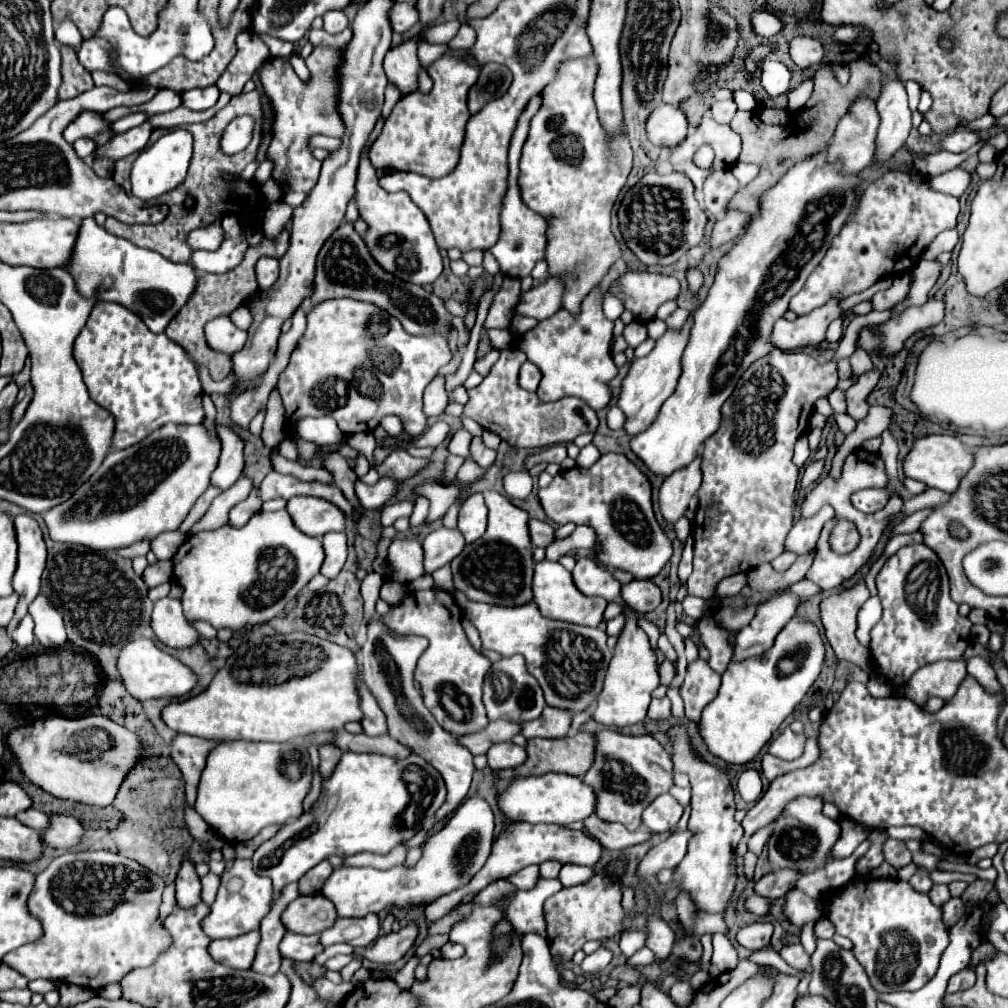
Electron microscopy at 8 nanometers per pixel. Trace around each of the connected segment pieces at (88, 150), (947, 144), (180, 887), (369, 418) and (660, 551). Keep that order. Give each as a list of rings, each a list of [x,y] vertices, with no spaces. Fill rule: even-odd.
[[[77,139],[77,141],[73,143],[73,149],[77,151],[77,155],[79,155],[81,159],[85,159],[85,157],[89,157],[89,155],[95,151],[95,141],[93,141],[93,139]]]
[[[957,131],[957,135],[947,135],[941,139],[939,147],[943,151],[951,151],[951,153],[963,153],[967,151],[971,145],[975,145],[979,141],[977,133],[971,131]]]
[[[183,859],[175,879],[175,889],[177,889],[177,905],[183,909],[193,907],[201,901],[199,899],[201,881],[199,881],[199,875],[195,873],[195,863],[191,859]]]
[[[327,299],[307,311],[307,329],[275,385],[283,401],[287,429],[303,461],[321,457],[317,443],[305,443],[295,433],[297,421],[305,417],[331,415],[345,435],[369,431],[371,423],[375,429],[385,415],[397,415],[403,431],[413,437],[427,427],[421,397],[437,371],[451,359],[447,341],[443,337],[413,337],[385,311],[383,329],[373,331],[373,337],[367,331],[371,315],[379,315],[379,307],[355,299]],[[341,385],[345,389],[345,403],[341,403]]]
[[[605,453],[589,469],[559,471],[547,489],[539,489],[545,513],[555,523],[591,525],[597,531],[595,553],[605,567],[623,569],[639,579],[655,577],[673,555],[673,543],[661,531],[651,503],[651,483],[621,453]],[[603,533],[603,541],[599,541]]]

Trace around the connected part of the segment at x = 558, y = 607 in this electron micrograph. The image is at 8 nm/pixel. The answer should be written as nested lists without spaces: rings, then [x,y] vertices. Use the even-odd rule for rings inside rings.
[[[541,561],[535,565],[533,597],[535,597],[535,603],[537,603],[543,617],[569,621],[569,623],[577,623],[577,625],[587,625],[587,627],[597,627],[603,621],[603,611],[607,607],[605,599],[583,595],[575,587],[571,573],[553,561]]]

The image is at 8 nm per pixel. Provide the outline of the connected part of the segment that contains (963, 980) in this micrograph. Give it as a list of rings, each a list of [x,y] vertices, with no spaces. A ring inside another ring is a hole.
[[[963,969],[959,973],[955,973],[951,979],[949,979],[949,985],[947,985],[947,993],[957,993],[957,991],[963,991],[963,989],[969,989],[975,985],[975,971],[969,971],[969,969]]]

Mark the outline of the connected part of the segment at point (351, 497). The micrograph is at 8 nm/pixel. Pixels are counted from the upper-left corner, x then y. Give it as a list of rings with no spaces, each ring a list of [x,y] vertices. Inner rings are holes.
[[[333,453],[333,455],[325,455],[325,457],[323,457],[323,463],[325,463],[325,469],[329,469],[329,471],[333,473],[335,485],[343,491],[343,495],[347,497],[347,501],[351,501],[355,509],[363,511],[361,503],[357,503],[355,489],[353,489],[353,487],[355,487],[355,481],[357,481],[357,475],[355,475],[355,471],[347,465],[347,461],[345,461],[341,455]]]

